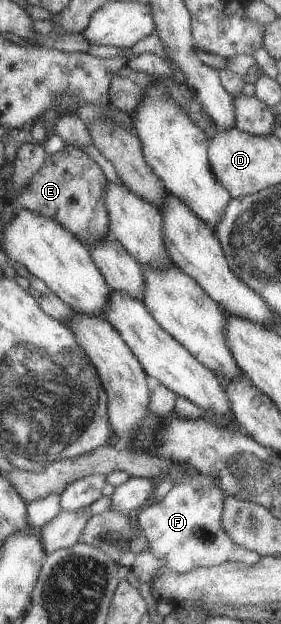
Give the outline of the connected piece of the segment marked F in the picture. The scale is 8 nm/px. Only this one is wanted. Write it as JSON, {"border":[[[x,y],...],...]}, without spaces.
{"border":[[[190,468],[188,478],[178,482],[158,504],[142,507],[138,514],[138,525],[144,531],[150,548],[136,555],[131,567],[133,574],[144,585],[148,585],[162,568],[176,572],[188,572],[198,566],[217,566],[224,562],[256,564],[260,554],[236,546],[222,524],[226,494],[220,488],[220,478],[200,474]]]}

